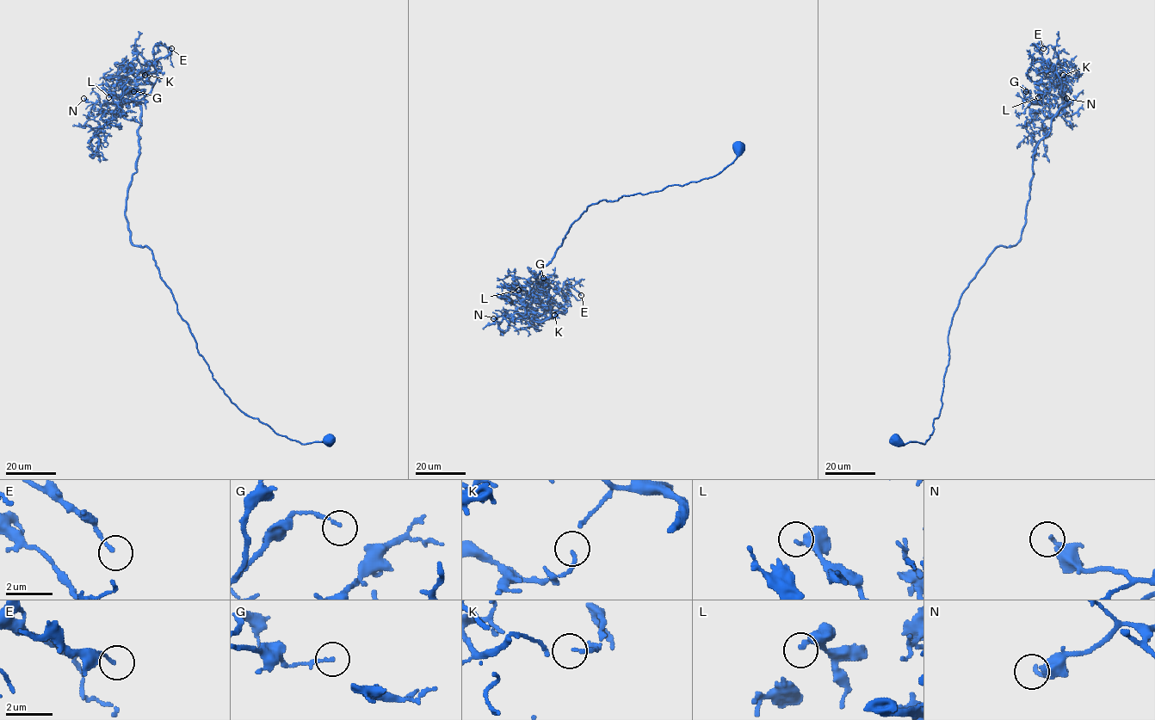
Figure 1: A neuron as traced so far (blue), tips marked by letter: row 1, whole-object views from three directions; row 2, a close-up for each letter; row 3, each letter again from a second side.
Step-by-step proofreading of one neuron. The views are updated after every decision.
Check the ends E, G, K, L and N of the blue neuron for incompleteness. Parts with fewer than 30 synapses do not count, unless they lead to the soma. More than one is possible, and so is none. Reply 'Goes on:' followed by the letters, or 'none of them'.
Goes on: none of them

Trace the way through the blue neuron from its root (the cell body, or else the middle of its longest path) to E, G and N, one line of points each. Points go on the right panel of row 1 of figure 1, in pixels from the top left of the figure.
E: (894, 440), (929, 438), (960, 295), (997, 246), (1021, 236), (1035, 145), (1066, 101), (1034, 45), (1043, 48)
G: (894, 440), (929, 438), (960, 295), (997, 246), (1021, 236), (1035, 145), (1070, 101), (1034, 104), (1026, 91)
N: (894, 440), (924, 444), (932, 433), (960, 295), (997, 246), (1019, 239), (1035, 145), (1066, 98)

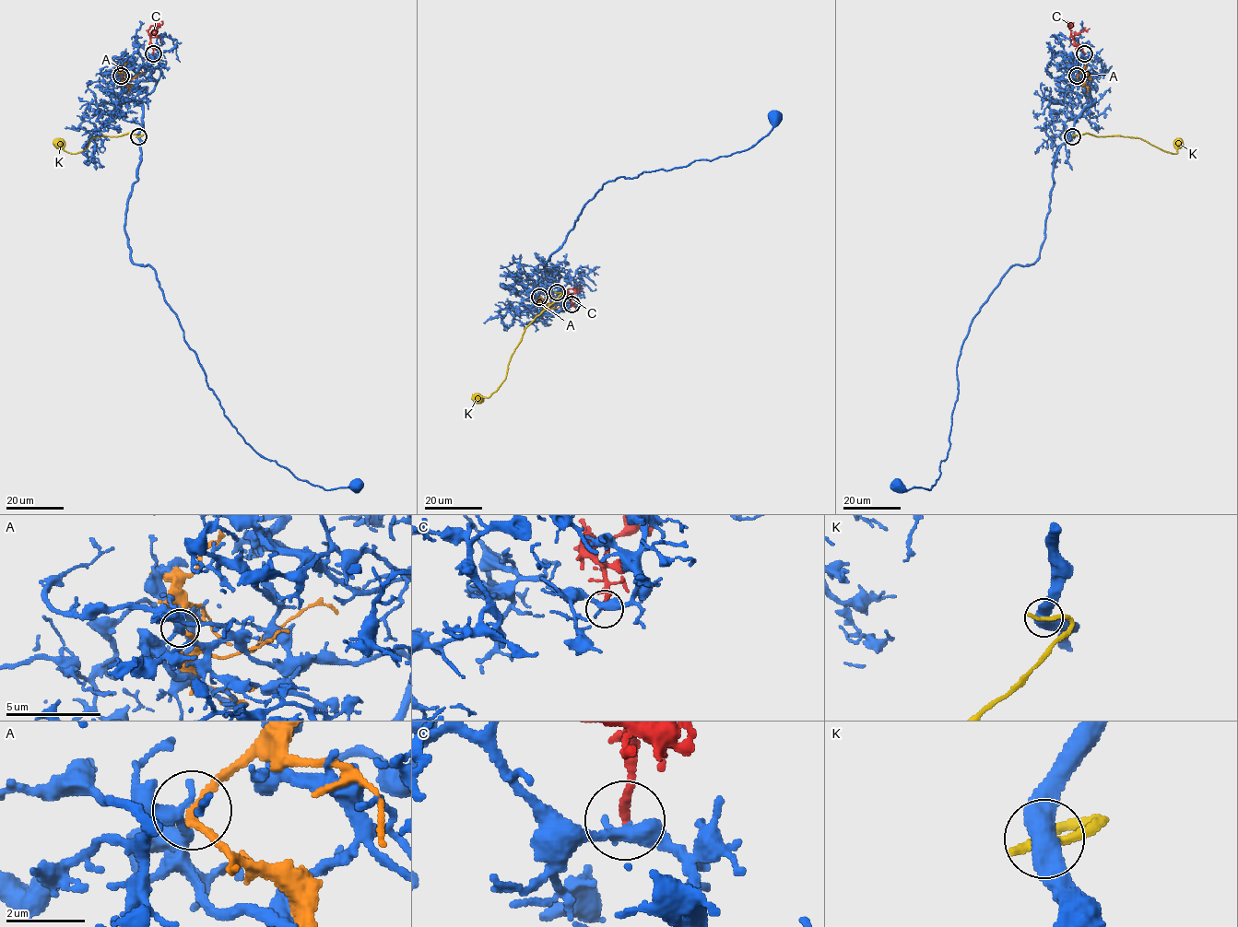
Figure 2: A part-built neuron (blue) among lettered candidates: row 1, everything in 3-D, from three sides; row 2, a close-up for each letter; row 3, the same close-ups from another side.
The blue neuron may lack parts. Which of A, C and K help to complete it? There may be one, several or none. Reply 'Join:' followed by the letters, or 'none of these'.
Join: C

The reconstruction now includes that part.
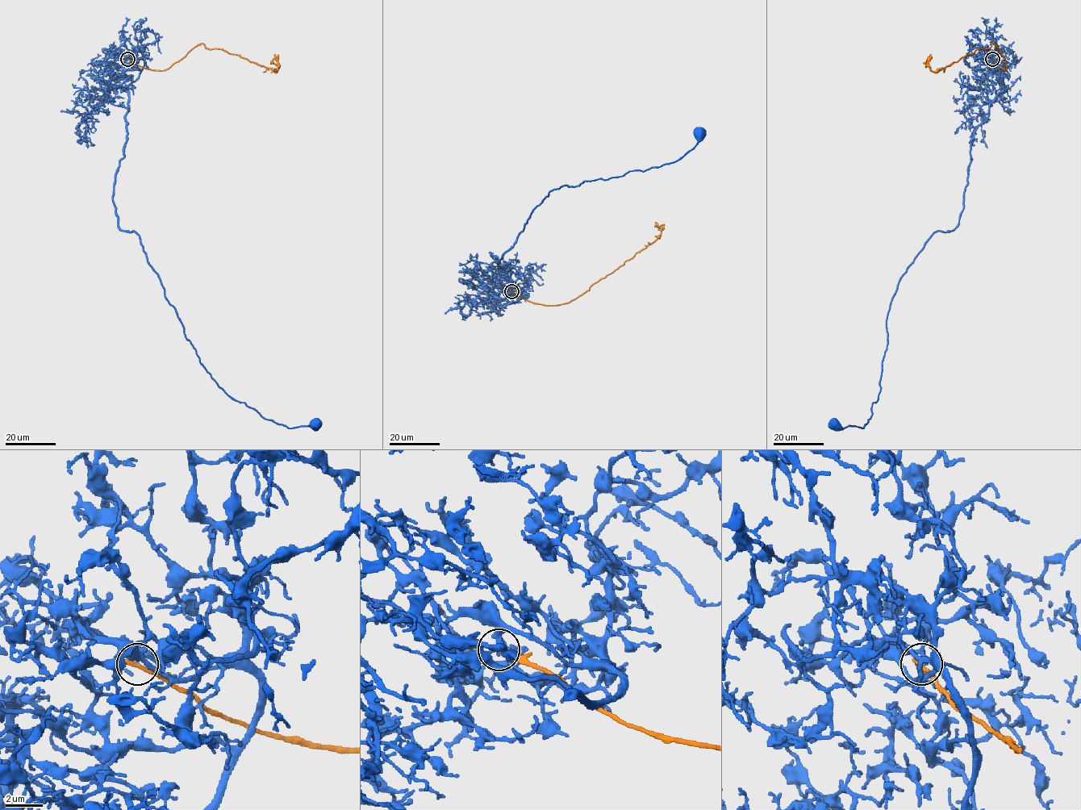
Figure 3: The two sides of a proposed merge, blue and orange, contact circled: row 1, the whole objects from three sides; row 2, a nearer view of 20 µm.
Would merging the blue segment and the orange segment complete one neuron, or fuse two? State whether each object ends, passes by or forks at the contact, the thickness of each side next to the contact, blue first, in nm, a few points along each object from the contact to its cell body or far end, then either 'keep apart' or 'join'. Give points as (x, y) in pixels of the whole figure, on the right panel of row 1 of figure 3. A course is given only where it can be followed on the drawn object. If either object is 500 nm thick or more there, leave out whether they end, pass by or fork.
blue forks; orange passes by; calibres 110 and 190 nm; course blue (992, 59), (1003, 89), (971, 140), (959, 224), (936, 231), (899, 283), (868, 421), (862, 427), (832, 424); course orange (991, 59), (1006, 70), (1003, 56), (991, 43), (936, 72), (930, 69), (928, 59), (923, 63); keep apart

